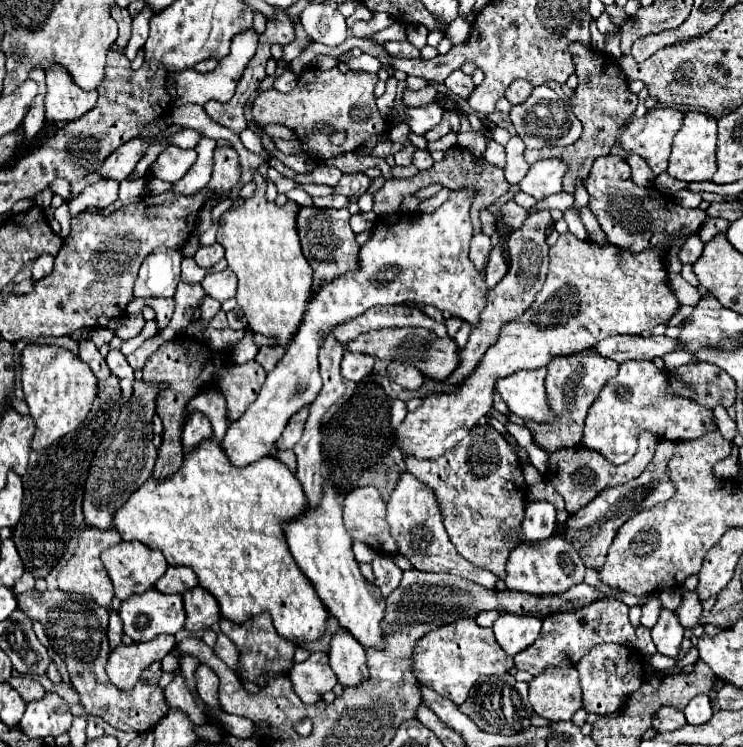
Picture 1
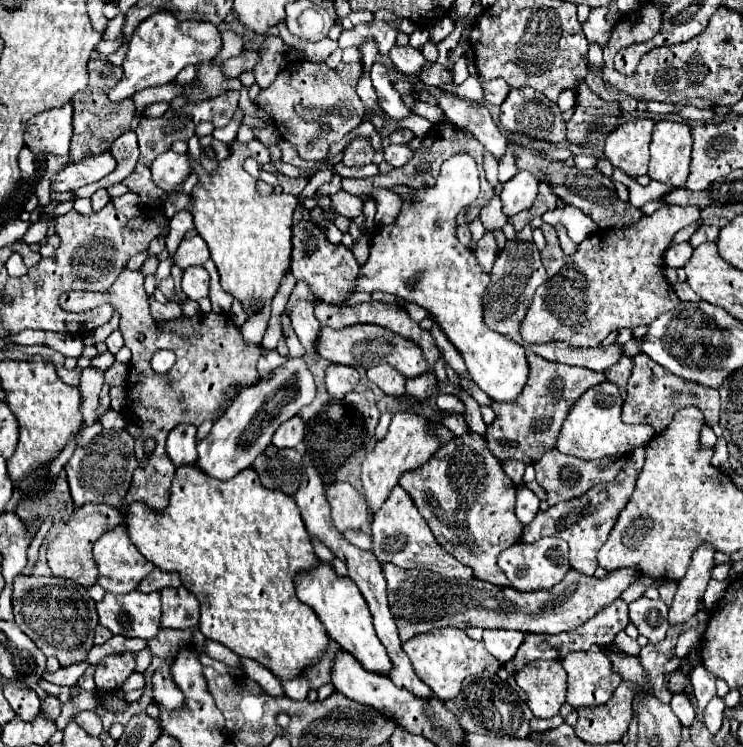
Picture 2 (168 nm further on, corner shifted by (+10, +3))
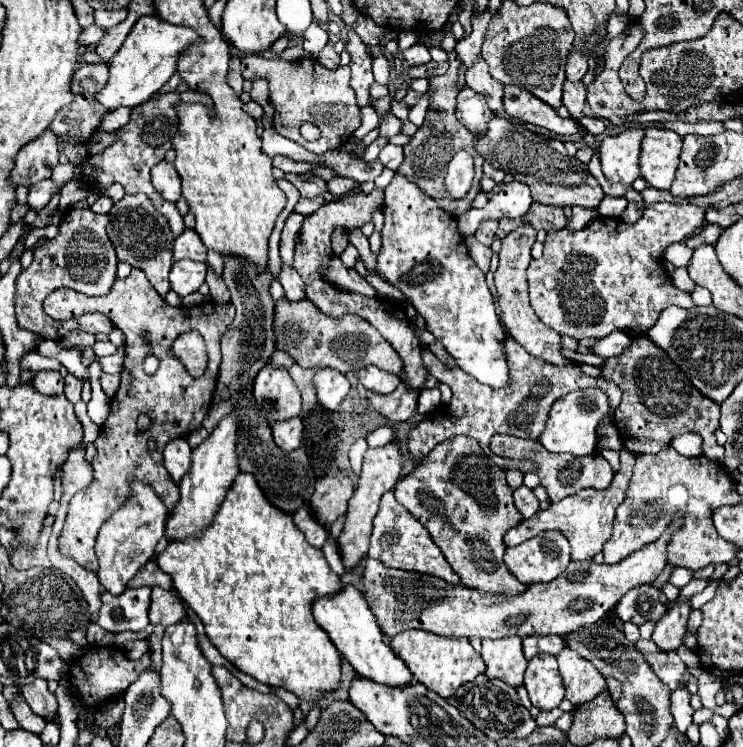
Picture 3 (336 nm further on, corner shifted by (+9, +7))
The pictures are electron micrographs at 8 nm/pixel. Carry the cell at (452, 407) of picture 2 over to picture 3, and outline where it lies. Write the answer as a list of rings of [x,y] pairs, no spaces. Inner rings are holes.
[[[422,388],[420,398],[418,398],[418,412],[428,414],[434,406],[440,404],[440,390],[438,388]]]

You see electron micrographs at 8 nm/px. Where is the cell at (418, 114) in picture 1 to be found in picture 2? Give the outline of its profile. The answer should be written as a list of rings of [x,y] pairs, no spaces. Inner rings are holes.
[[[375,62],[369,74],[371,74],[373,86],[375,86],[375,90],[377,90],[381,108],[383,108],[391,118],[395,118],[395,120],[401,120],[401,118],[409,116],[411,112],[407,110],[407,106],[405,106],[403,100],[399,98],[399,92],[393,88],[393,82],[389,80],[387,68],[385,68],[381,62]]]

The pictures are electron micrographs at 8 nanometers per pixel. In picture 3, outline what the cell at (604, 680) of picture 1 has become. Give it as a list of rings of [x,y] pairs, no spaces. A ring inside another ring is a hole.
[[[564,648],[556,658],[560,664],[560,674],[564,678],[566,698],[574,706],[588,702],[606,690],[606,680],[600,676],[594,664],[590,664],[586,658],[580,658],[578,652]]]

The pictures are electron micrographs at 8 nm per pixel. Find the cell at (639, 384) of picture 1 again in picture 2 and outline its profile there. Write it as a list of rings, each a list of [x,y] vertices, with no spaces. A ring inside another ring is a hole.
[[[605,380],[597,388],[591,388],[589,392],[585,392],[585,396],[581,396],[581,400],[573,404],[567,418],[563,420],[555,448],[561,454],[569,454],[581,460],[601,460],[605,456],[629,454],[633,448],[645,446],[653,436],[655,436],[653,428],[645,424],[631,426],[631,424],[621,422],[619,388]]]

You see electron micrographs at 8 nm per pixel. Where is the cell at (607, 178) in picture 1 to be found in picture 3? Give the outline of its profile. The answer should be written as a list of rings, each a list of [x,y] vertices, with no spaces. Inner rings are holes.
[[[494,118],[488,124],[486,136],[478,138],[478,152],[484,158],[492,158],[504,172],[514,174],[532,190],[532,198],[550,206],[582,206],[596,210],[604,198],[604,190],[598,180],[588,172],[588,166],[578,158],[566,154],[564,142],[540,138],[522,126],[514,126],[506,118]]]

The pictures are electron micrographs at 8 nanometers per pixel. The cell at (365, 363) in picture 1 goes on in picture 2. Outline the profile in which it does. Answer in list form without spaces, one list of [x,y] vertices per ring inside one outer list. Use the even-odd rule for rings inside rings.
[[[331,364],[325,370],[325,388],[333,400],[341,400],[347,392],[353,392],[359,386],[359,372],[349,366]]]

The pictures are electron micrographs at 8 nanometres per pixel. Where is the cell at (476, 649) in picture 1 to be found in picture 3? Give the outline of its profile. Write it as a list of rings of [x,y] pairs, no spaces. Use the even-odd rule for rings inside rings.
[[[406,630],[396,634],[390,646],[396,652],[396,656],[400,656],[406,662],[414,680],[422,682],[428,690],[440,694],[442,698],[450,698],[462,684],[486,672],[482,656],[470,646],[468,638],[446,638],[446,636],[434,636],[426,630]]]

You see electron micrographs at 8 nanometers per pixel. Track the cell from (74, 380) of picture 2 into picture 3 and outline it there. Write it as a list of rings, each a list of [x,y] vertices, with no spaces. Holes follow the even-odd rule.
[[[66,374],[66,386],[64,386],[64,394],[66,394],[66,398],[72,402],[72,404],[76,404],[78,400],[80,400],[80,394],[82,394],[82,380],[80,378],[76,378],[74,374]]]

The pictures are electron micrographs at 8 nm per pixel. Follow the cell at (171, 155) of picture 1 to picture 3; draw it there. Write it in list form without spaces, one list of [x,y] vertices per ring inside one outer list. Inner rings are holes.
[[[162,160],[152,168],[152,184],[160,192],[160,196],[168,202],[176,202],[182,196],[180,180],[174,164]]]

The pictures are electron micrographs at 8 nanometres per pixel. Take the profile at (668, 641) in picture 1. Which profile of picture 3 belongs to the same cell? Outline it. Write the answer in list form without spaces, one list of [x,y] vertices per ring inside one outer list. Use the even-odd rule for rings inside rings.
[[[650,584],[626,592],[614,610],[622,622],[634,622],[638,626],[648,620],[656,622],[666,614],[666,606],[658,600],[658,590]]]

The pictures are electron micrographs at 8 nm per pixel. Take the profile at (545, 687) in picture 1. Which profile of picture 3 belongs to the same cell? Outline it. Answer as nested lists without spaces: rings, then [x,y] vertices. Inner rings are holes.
[[[538,654],[528,662],[524,674],[524,686],[528,690],[532,706],[540,710],[552,710],[564,700],[564,684],[558,672],[556,656]]]

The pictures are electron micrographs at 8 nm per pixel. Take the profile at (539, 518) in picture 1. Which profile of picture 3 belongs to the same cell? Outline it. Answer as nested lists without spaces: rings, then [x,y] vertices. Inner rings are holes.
[[[520,486],[514,490],[514,504],[516,504],[518,512],[522,514],[522,518],[530,518],[538,512],[538,500],[532,494],[532,490],[526,486]]]

